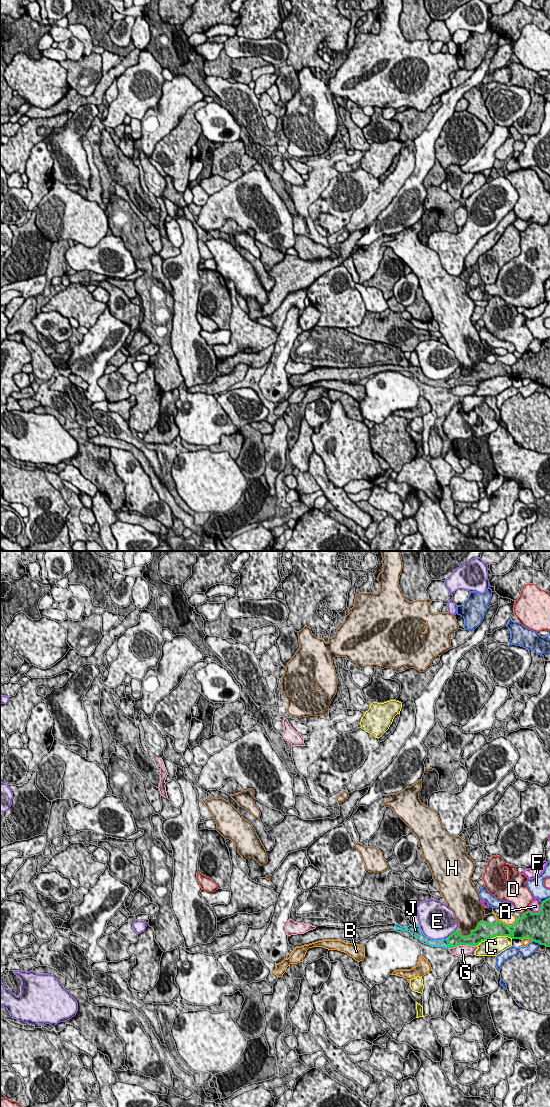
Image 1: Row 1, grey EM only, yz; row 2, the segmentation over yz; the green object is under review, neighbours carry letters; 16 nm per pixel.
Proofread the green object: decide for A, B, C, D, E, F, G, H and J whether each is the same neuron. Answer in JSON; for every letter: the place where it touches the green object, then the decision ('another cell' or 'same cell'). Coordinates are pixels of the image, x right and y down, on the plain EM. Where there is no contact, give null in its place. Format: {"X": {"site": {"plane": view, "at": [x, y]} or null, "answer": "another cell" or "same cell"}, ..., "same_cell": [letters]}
{"A": {"site": {"plane": "yz", "at": [538, 352]}, "answer": "another cell"}, "B": {"site": {"plane": "yz", "at": [507, 365]}, "answer": "another cell"}, "C": {"site": {"plane": "yz", "at": [494, 376]}, "answer": "another cell"}, "D": {"site": {"plane": "yz", "at": [525, 352]}, "answer": "another cell"}, "E": {"site": {"plane": "yz", "at": [452, 373]}, "answer": "another cell"}, "F": {"site": {"plane": "yz", "at": [536, 381]}, "answer": "another cell"}, "G": {"site": {"plane": "yz", "at": [462, 384]}, "answer": "another cell"}, "H": {"site": {"plane": "yz", "at": [475, 369]}, "answer": "another cell"}, "J": {"site": {"plane": "yz", "at": [448, 383]}, "answer": "same cell"}, "same_cell": ["J"]}

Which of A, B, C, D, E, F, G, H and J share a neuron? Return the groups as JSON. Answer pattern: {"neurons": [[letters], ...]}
{"neurons": [["A"], ["B"], ["C"], ["D"], ["E"], ["F"], ["G"], ["H"], ["J"]]}

